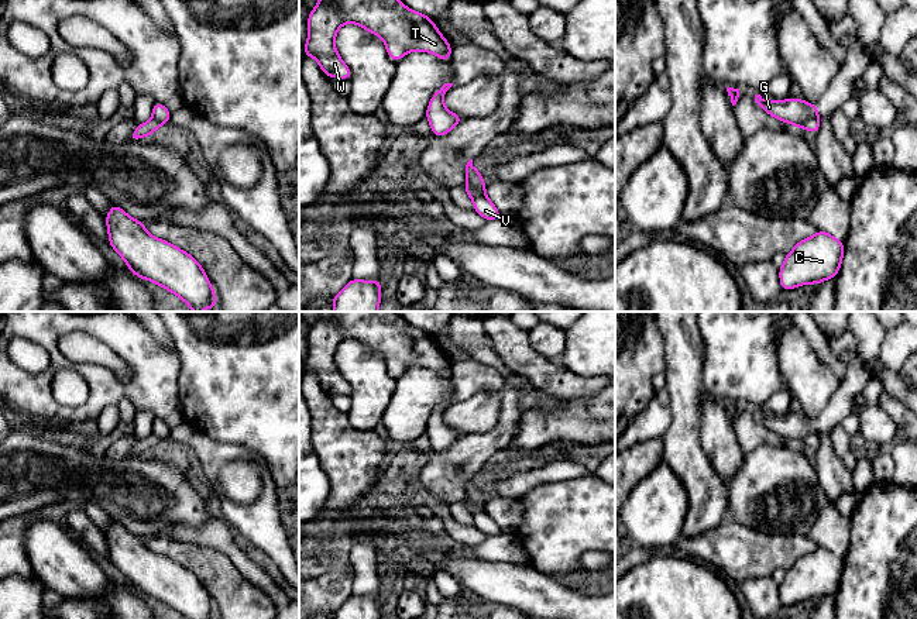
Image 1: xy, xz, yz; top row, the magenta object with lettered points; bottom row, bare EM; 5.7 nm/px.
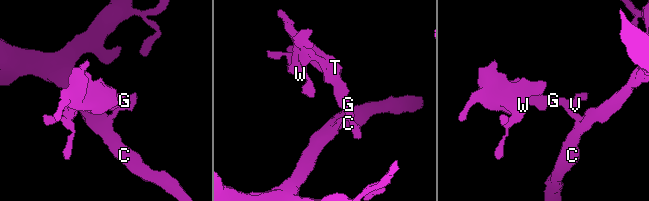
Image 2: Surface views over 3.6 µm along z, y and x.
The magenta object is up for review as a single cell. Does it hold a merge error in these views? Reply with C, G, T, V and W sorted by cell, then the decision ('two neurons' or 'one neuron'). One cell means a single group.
groups C V / G T W; two neurons

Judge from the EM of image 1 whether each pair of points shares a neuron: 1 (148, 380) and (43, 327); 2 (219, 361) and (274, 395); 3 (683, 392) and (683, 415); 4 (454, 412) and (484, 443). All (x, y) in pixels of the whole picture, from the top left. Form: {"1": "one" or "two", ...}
{"1": "one", "2": "one", "3": "one", "4": "two"}

